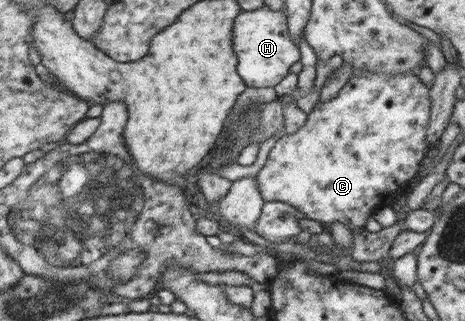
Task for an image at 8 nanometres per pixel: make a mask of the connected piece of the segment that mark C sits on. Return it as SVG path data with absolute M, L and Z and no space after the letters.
M359 68L357 75L350 77L336 96L324 102L318 100L296 133L284 134L274 143L264 165L255 174L262 201L287 203L304 214L305 219L328 227L338 222L350 233L364 230L364 221L386 199L382 191L392 191L392 197L396 198L419 170L424 157L424 135L418 133L424 133L429 109L428 88L418 81L418 76L371 73Z

